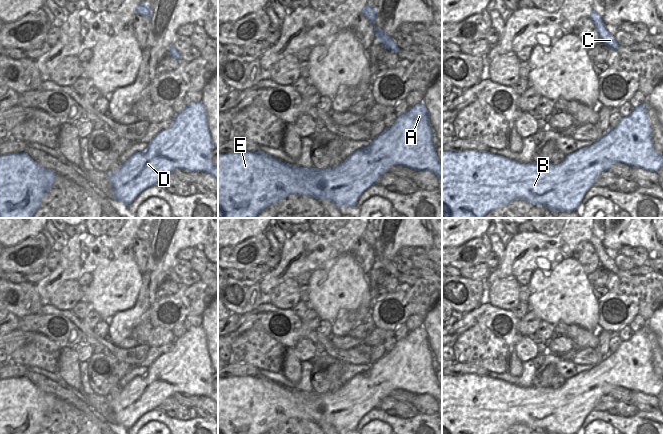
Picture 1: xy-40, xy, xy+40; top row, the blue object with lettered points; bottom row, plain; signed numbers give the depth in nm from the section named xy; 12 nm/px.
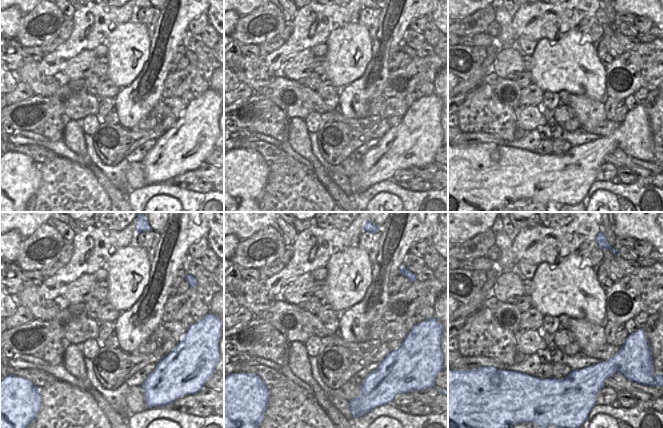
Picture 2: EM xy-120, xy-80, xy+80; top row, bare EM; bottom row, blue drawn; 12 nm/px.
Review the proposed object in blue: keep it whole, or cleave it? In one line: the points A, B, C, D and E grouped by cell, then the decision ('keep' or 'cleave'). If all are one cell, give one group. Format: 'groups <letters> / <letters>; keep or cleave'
groups A B C D E; keep

